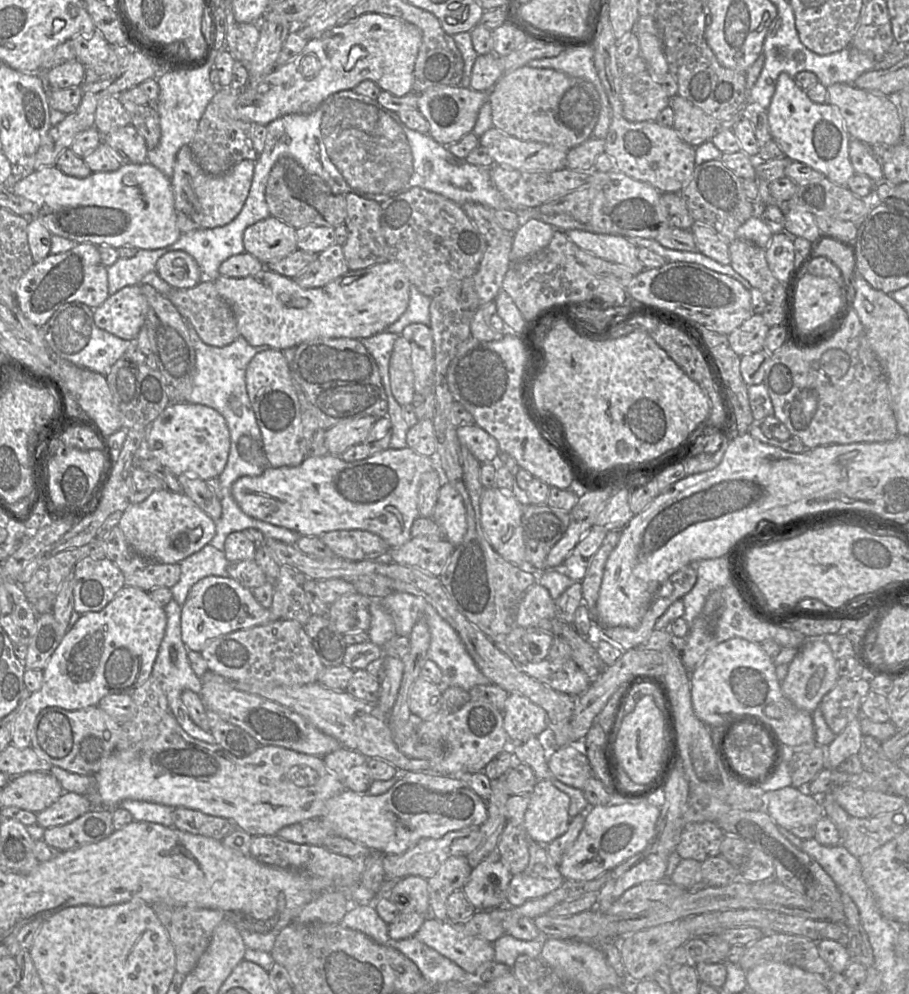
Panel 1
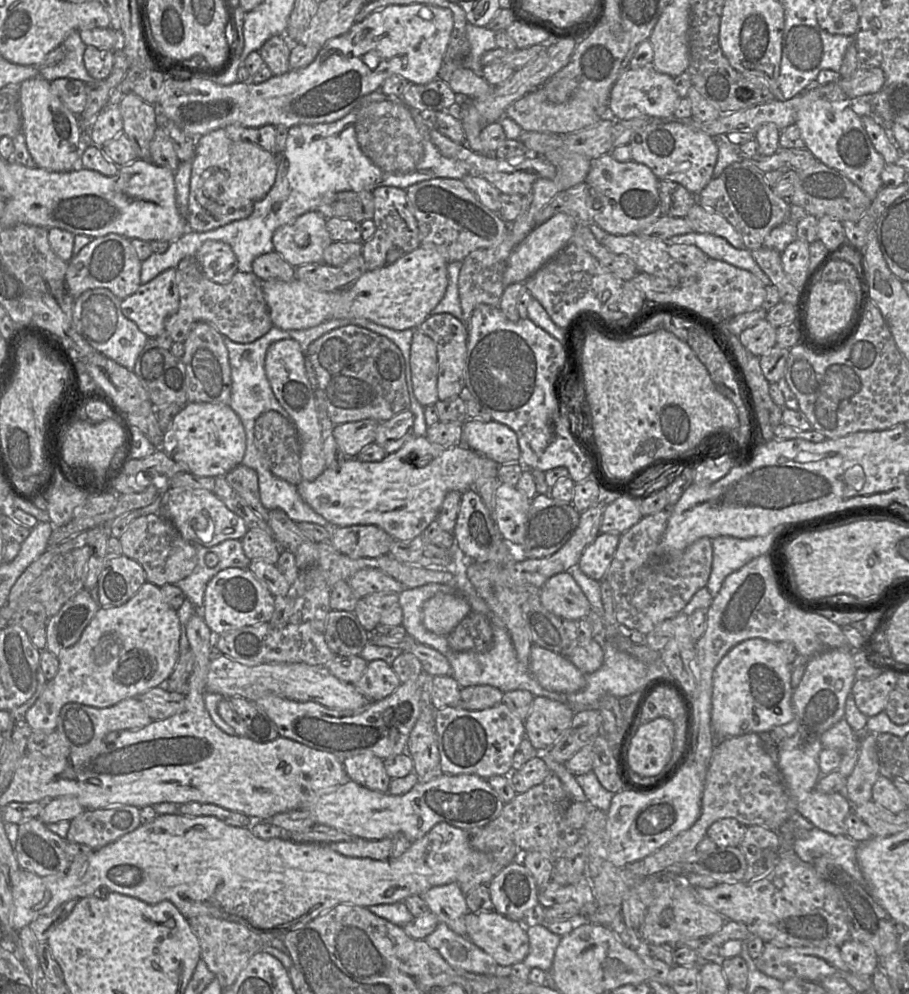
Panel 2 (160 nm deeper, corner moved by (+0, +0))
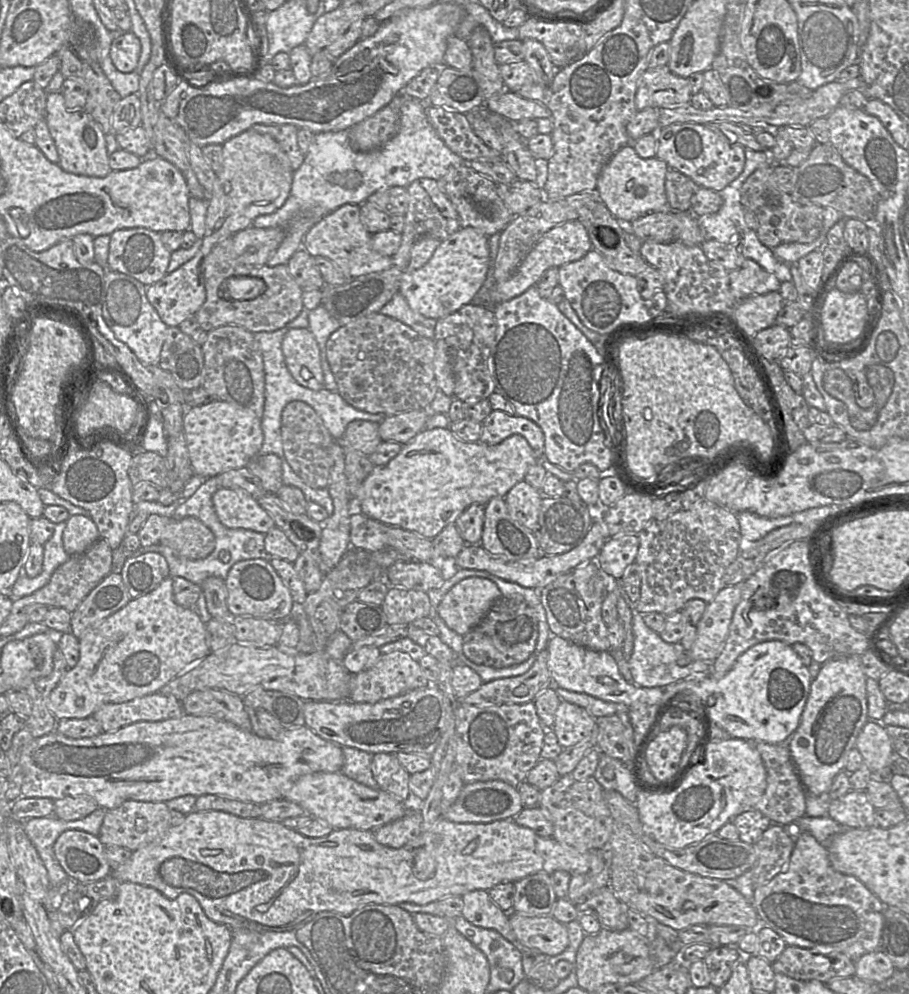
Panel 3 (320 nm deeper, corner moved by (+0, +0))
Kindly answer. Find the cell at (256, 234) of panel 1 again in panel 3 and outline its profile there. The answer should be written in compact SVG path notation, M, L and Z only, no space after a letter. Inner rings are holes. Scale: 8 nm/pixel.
M343 205L321 218L306 233L302 249L312 257L322 256L333 261L347 276L355 279L392 267L392 257L381 255L371 248L372 234L361 221L361 205Z

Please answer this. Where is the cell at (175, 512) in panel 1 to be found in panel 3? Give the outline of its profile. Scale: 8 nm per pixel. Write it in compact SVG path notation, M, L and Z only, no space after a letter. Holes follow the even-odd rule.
M220 488L212 496L220 522L228 528L243 528L266 534L275 522L257 498L243 489Z

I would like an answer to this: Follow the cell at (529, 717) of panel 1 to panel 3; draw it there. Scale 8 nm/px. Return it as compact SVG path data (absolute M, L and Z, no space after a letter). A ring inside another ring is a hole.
M562 700L550 730L555 733L561 747L566 749L588 737L596 727L597 719L585 709Z

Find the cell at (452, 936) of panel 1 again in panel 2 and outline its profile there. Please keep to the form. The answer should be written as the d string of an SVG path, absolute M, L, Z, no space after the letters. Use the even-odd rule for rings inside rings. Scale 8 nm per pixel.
M496 912L468 913L465 936L489 954L499 968L523 962L529 953L527 926Z

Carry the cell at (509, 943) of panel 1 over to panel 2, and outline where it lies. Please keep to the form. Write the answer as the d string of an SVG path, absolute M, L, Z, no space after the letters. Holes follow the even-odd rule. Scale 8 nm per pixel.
M542 924L528 926L527 935L529 953L522 963L530 969L540 968L544 971L550 971L561 936L552 933Z

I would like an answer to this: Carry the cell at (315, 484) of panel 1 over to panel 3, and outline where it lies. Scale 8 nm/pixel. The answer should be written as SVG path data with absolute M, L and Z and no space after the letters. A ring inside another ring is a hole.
M424 428L403 445L397 456L383 466L375 466L364 479L356 495L359 512L385 525L434 539L446 526L454 524L470 505L485 505L494 497L504 498L514 485L524 480L529 467L537 462L538 457L528 441L518 434L507 437L499 444L487 445L480 441L464 442L449 428Z

